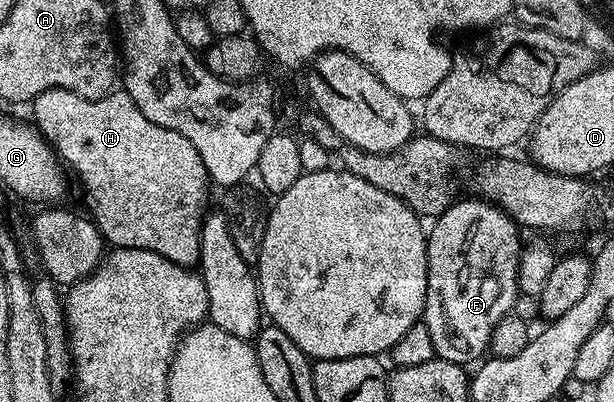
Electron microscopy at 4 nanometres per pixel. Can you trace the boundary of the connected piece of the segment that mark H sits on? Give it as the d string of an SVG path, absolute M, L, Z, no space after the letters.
M49 88L38 94L33 109L35 129L66 163L70 173L79 174L87 206L91 209L90 217L103 234L104 243L115 248L157 252L157 256L165 256L165 260L178 266L191 268L198 263L199 237L208 209L209 179L197 148L185 136L151 123L126 92L112 92L104 98L82 98L65 88Z

